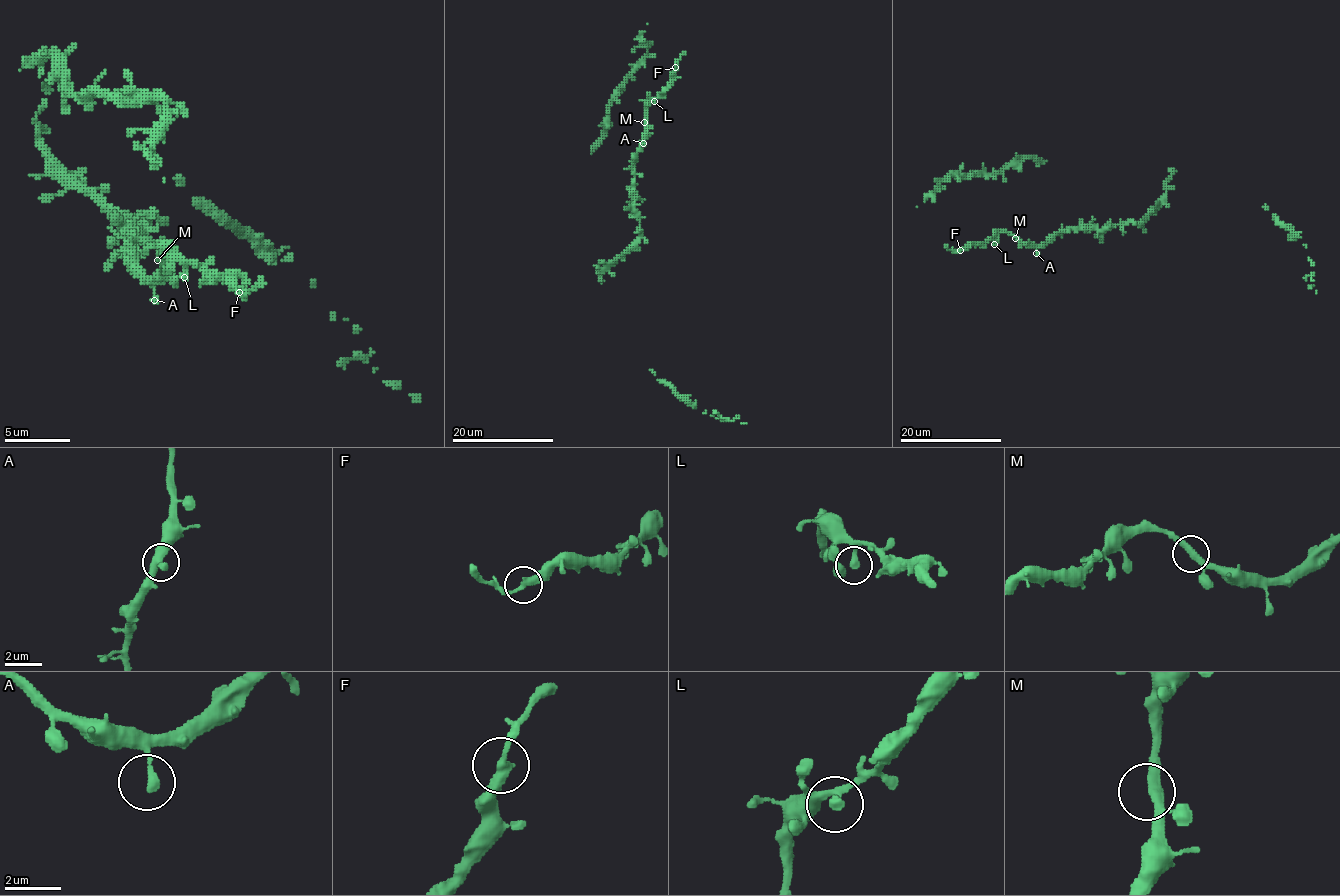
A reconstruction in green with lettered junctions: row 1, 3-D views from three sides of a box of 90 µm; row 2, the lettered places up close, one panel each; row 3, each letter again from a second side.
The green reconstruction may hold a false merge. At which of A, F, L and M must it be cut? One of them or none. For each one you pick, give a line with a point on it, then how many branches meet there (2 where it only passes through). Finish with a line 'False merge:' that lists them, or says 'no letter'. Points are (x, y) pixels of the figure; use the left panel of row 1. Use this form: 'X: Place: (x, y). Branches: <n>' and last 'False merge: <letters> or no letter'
False merge: no letter

